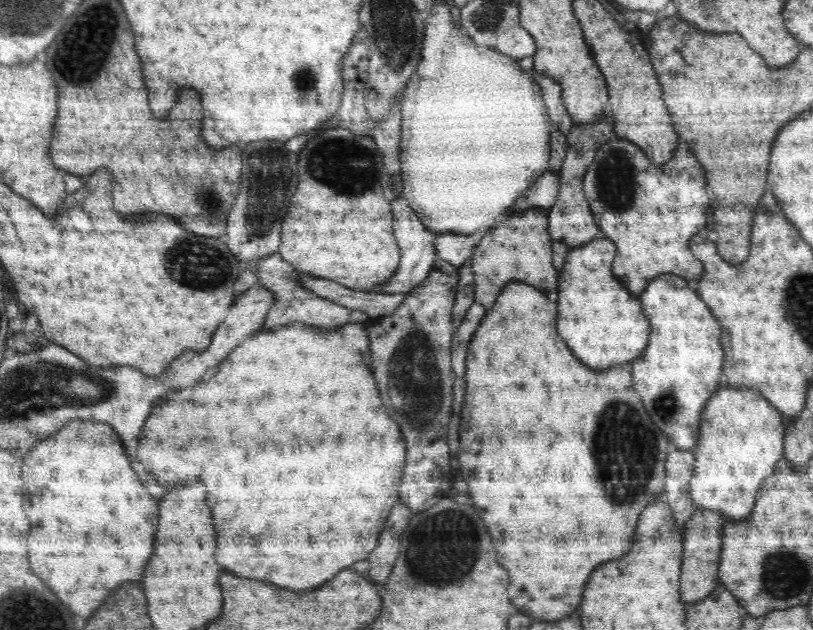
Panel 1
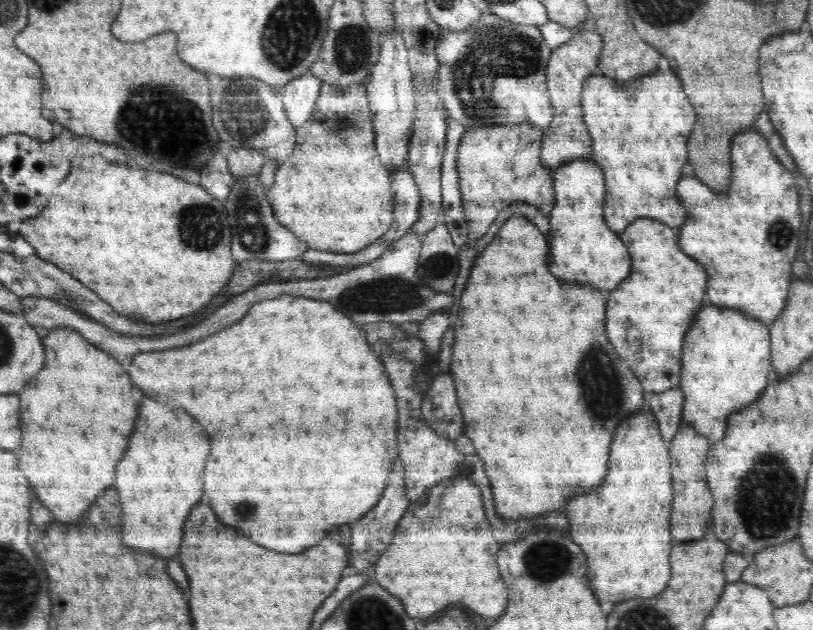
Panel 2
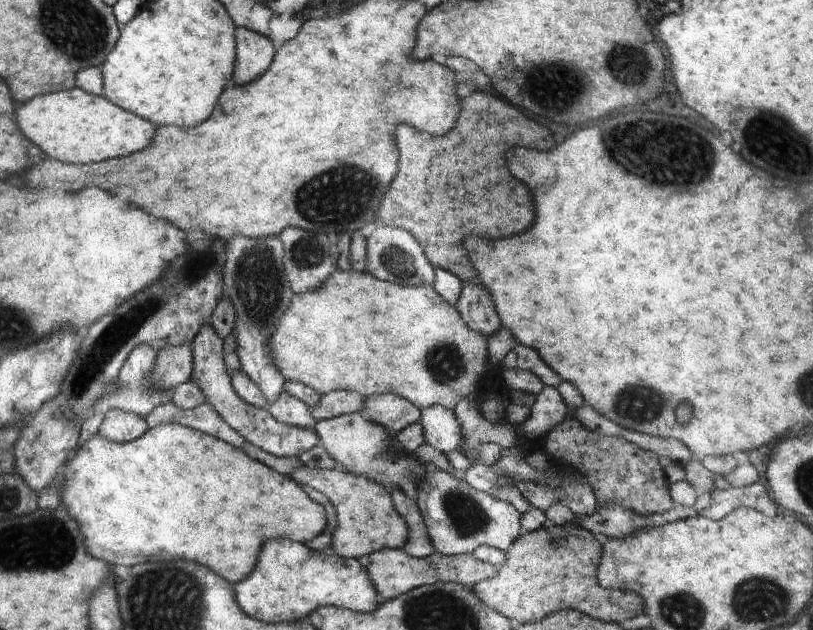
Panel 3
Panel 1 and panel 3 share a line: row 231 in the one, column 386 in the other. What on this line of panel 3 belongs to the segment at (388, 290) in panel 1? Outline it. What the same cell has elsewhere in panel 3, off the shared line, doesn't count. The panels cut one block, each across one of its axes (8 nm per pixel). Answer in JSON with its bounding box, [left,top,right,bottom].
[363,394,421,434]

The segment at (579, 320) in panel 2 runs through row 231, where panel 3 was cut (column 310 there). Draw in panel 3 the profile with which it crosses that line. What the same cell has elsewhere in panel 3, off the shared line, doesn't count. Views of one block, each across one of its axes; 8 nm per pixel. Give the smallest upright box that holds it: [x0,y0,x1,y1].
[62,423,326,584]

